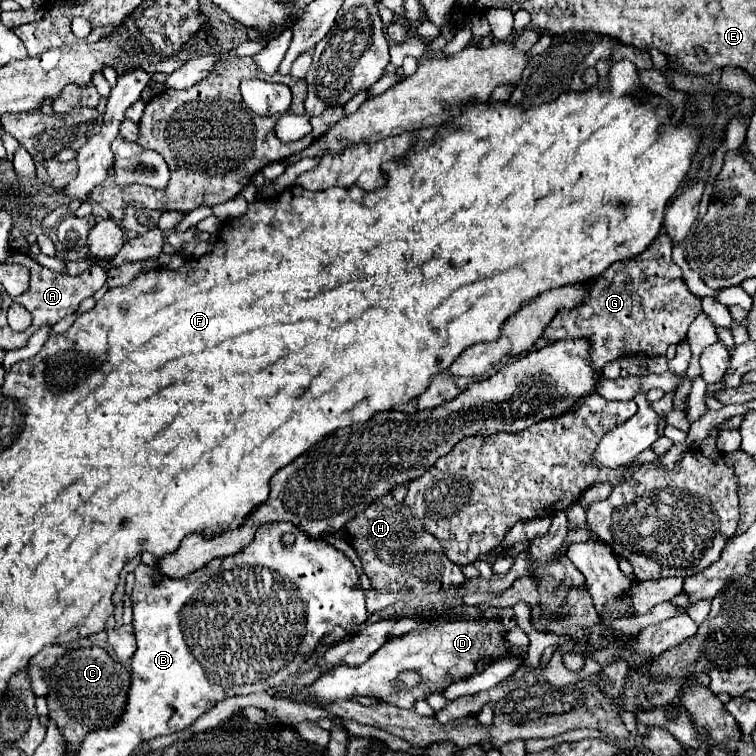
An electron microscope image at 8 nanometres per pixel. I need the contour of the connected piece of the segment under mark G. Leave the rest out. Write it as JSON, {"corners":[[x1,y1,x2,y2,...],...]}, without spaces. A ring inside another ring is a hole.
{"corners":[[661,234,639,256,615,262,591,282,589,300,571,312,559,312,545,328,543,338,589,338,597,370,625,354,659,356,667,352,669,344,683,342,689,324,701,314,701,298,687,288,683,270,671,260,671,248,671,238],[621,264,629,264,627,272,621,272]]}

